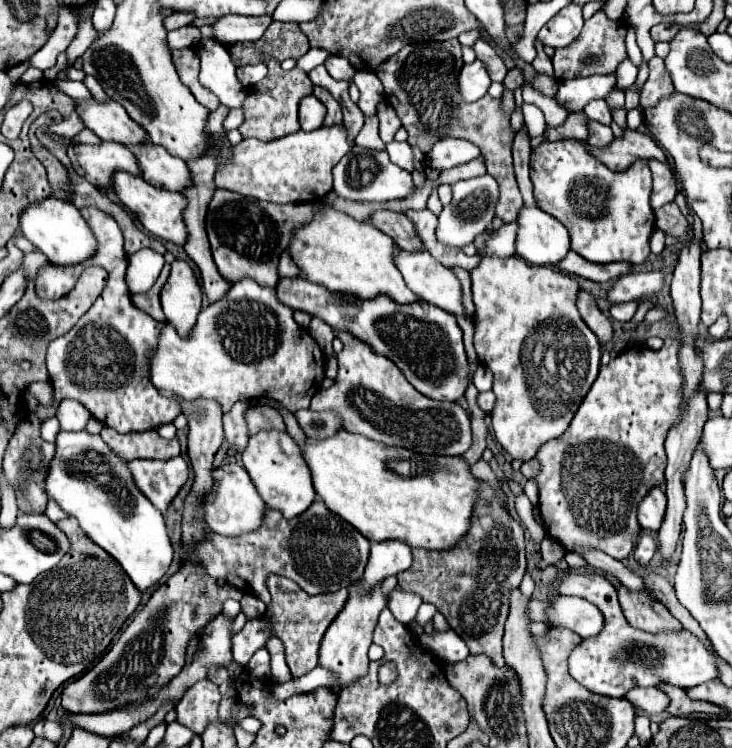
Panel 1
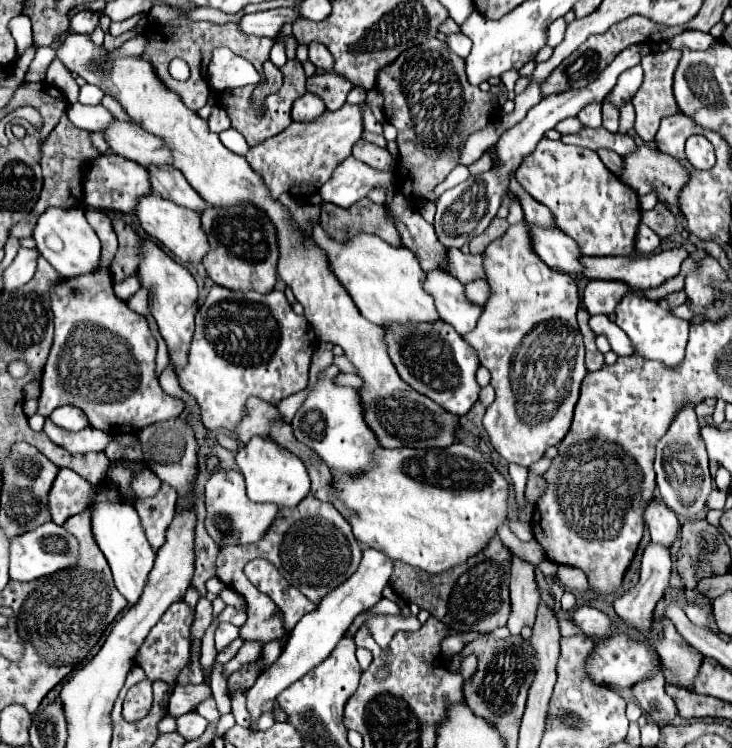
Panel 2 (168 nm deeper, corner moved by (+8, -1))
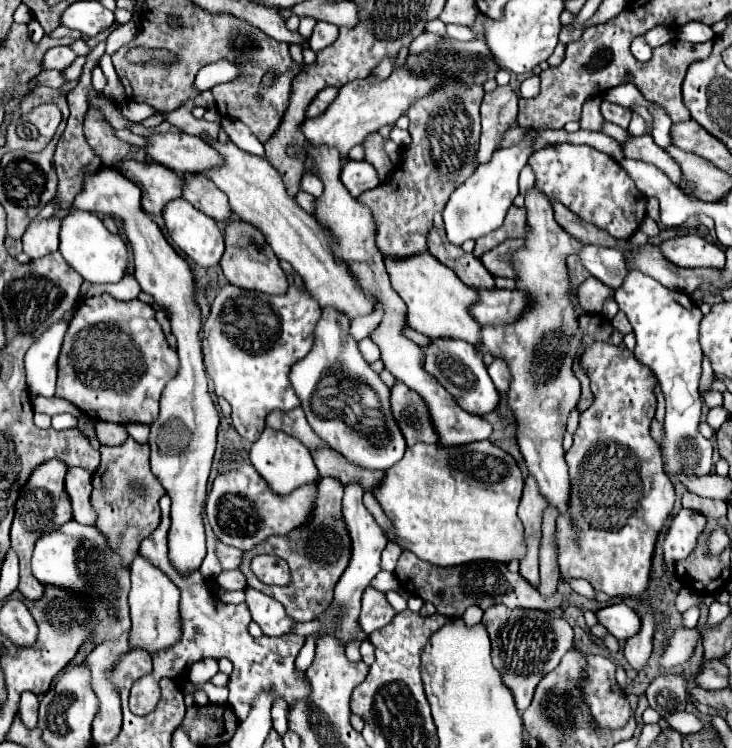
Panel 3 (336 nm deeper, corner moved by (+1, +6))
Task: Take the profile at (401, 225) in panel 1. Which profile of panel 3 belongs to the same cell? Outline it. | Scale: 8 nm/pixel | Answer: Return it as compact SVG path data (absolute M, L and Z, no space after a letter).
M431 228L427 234L427 248L429 252L445 266L449 266L467 286L477 288L493 288L493 276L487 272L487 268L477 260L473 254L465 252L461 246L455 246L447 240L443 228Z

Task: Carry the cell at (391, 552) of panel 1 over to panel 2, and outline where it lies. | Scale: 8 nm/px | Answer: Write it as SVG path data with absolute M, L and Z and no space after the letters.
M364 549L358 571L350 579L346 579L340 587L336 587L332 593L328 593L314 611L304 615L296 623L296 627L288 635L282 655L276 659L276 663L270 665L270 669L266 669L258 677L254 687L250 687L246 691L246 709L250 713L250 731L256 731L256 719L262 715L262 705L266 701L276 699L280 695L280 691L284 691L288 685L292 685L294 681L304 677L318 663L322 663L332 653L336 643L344 637L344 633L352 625L354 617L360 615L362 611L368 611L382 599L382 589L388 585L390 575L392 575L392 561L382 551Z

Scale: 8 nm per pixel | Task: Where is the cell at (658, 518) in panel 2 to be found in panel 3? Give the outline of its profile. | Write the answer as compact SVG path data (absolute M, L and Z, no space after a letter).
M679 510L667 528L665 540L663 540L663 552L665 560L671 560L673 564L677 560L683 560L689 556L689 552L695 548L697 536L705 528L705 518L699 512L693 510Z

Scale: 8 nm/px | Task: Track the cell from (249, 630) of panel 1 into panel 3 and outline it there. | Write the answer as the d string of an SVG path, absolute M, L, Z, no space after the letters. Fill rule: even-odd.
M321 478L317 482L317 496L315 506L311 512L311 518L307 518L299 528L291 530L287 536L269 536L261 544L257 544L253 550L243 552L243 560L239 570L245 574L247 584L255 590L261 590L263 594L279 600L285 606L285 612L295 622L309 622L323 612L333 602L333 588L345 568L351 560L351 536L347 530L347 524L343 520L341 512L341 498L343 498L343 484L335 478ZM257 554L275 554L283 558L289 564L293 582L289 584L289 590L283 590L279 586L265 586L261 580L255 578L249 564L251 558Z

